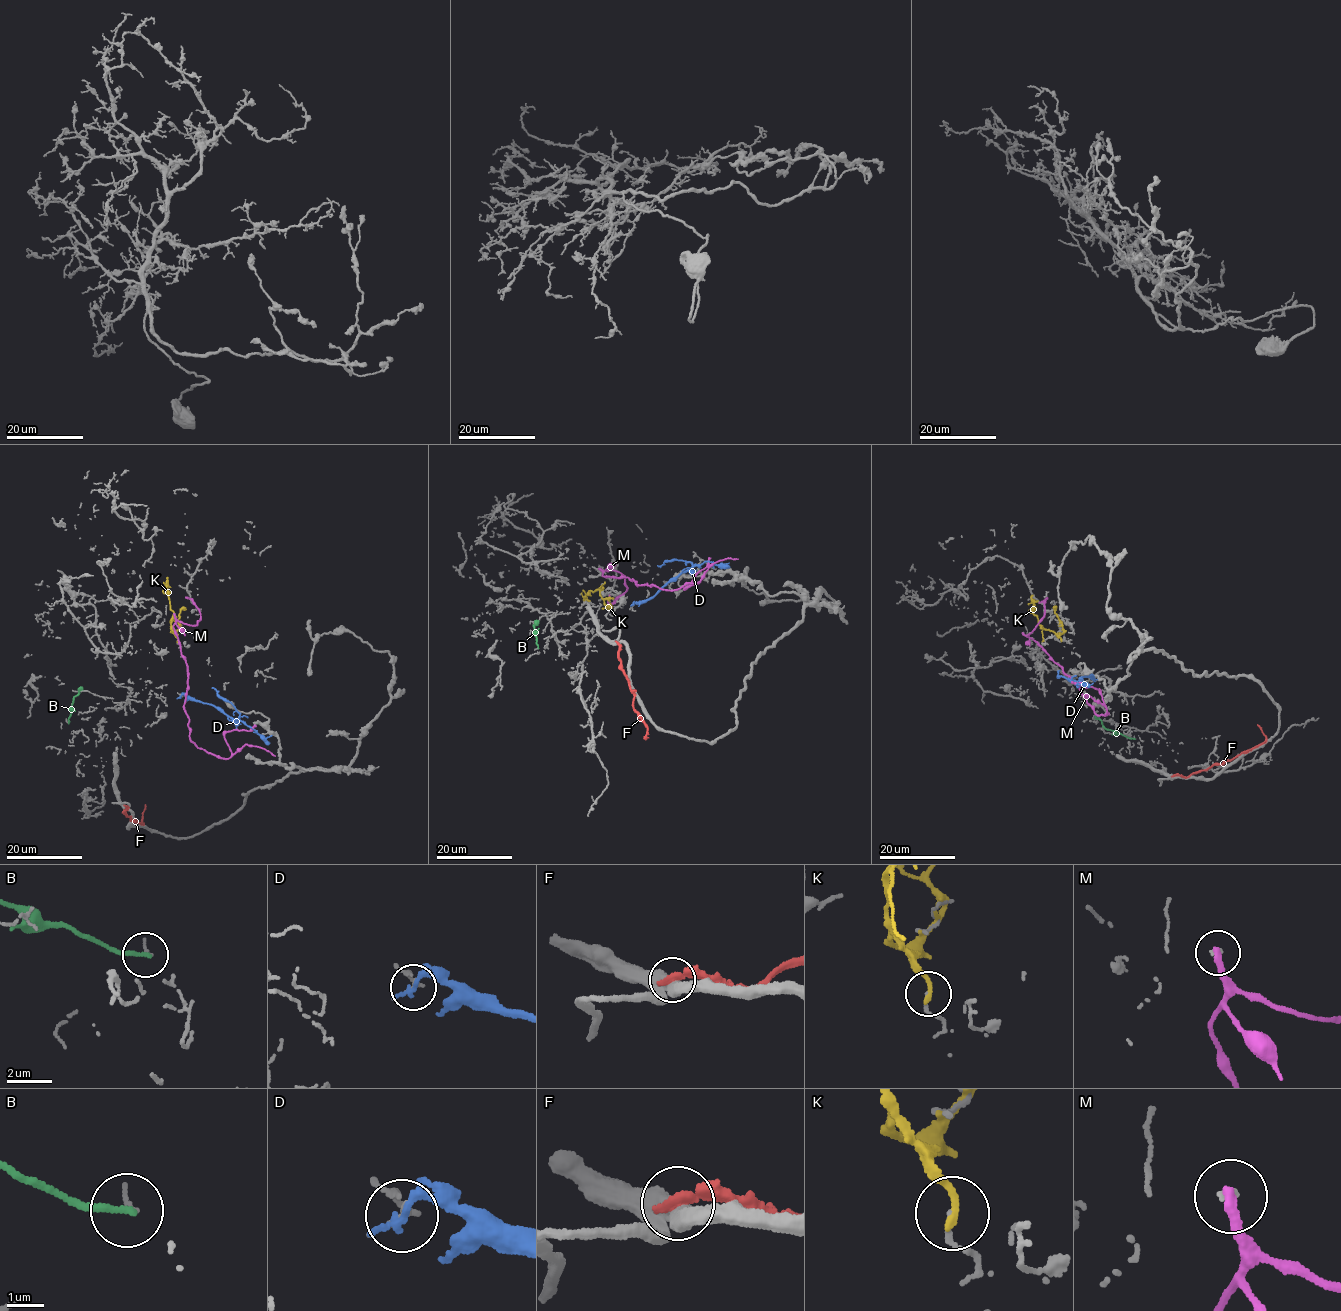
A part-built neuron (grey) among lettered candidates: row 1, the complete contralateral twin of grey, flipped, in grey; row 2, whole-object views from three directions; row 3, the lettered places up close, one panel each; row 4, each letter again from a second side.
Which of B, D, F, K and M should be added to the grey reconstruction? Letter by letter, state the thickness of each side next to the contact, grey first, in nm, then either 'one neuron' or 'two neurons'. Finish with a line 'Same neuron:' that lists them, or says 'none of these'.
B: 130 nm thick on the grey side, 200 nm on the other; two neurons
D: 140 nm thick on the grey side, 260 nm on the other; two neurons
F: 400 nm thick on the grey side, 340 nm on the other; two neurons
K: 110 nm thick on the grey side, 200 nm on the other; two neurons
M: 150 nm thick on the grey side, 320 nm on the other; two neurons
Same neuron: none of these

